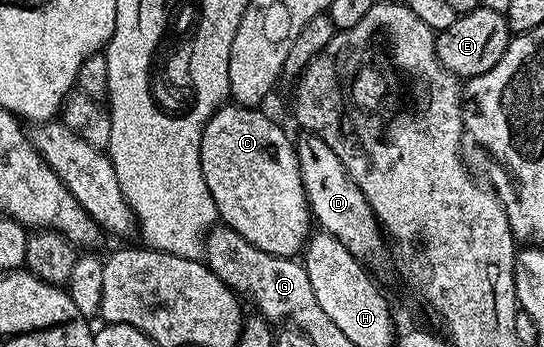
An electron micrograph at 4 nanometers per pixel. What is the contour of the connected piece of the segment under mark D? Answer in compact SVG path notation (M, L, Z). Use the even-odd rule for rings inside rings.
M303 132L301 136L297 138L294 151L300 163L300 175L313 220L317 224L319 221L322 224L319 226L325 232L340 239L340 243L344 243L344 247L348 247L354 257L367 259L380 256L384 234L368 199L364 199L364 191L356 187L356 183L346 173L344 163L340 163L336 151L332 151L324 139L308 132Z

